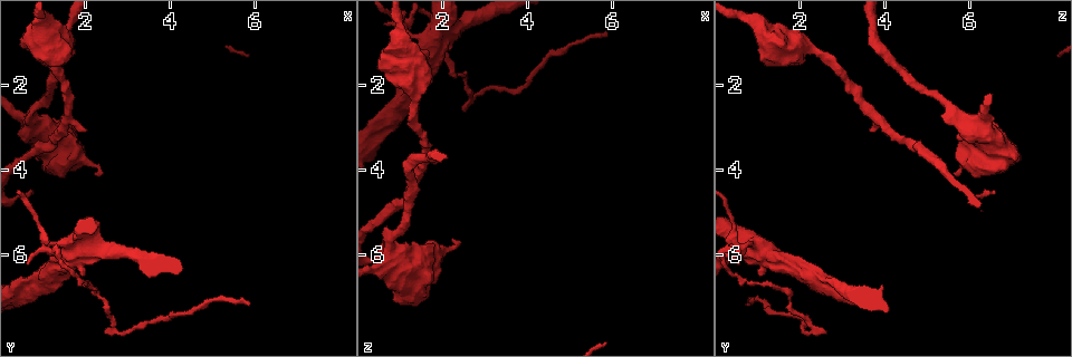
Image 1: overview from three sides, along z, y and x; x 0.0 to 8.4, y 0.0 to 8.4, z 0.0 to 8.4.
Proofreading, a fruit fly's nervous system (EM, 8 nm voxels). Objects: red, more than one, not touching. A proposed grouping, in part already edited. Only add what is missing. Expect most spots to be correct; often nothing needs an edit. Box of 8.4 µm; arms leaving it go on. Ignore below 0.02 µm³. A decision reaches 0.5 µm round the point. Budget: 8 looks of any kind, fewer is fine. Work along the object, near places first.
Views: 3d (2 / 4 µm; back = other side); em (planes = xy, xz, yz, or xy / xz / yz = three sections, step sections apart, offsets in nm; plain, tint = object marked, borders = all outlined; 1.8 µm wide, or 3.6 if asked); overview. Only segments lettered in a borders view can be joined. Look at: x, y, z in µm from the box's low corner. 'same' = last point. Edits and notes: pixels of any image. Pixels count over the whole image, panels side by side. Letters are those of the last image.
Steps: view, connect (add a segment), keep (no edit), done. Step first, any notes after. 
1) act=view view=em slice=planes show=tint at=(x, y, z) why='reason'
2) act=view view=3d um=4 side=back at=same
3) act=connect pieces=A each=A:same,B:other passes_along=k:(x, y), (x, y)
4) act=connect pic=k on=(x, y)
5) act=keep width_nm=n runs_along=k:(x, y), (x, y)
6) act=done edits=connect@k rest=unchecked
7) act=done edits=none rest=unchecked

act=view view=3d um=4 at=(2.20, 4.05, 5.65) why='free end'

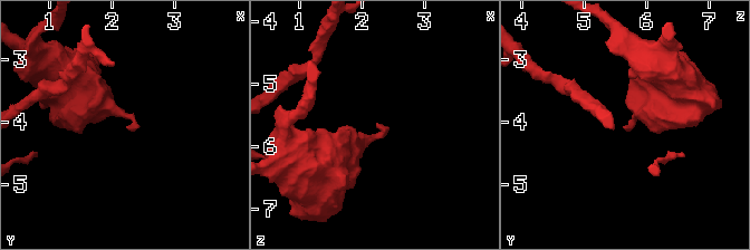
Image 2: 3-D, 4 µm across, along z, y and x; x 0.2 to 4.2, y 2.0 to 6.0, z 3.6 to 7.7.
act=view view=em slice=xy step=4 show=tint at=(2.20, 4.05, 5.65) why='need the tissue'

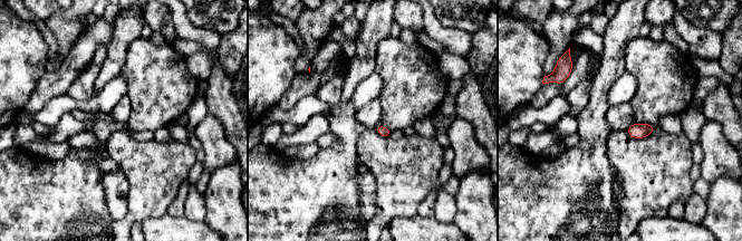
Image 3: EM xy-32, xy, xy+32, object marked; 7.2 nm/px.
act=view view=em slice=planes show=borders at=same why='another direction'

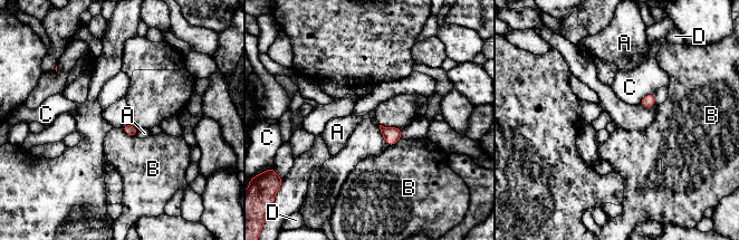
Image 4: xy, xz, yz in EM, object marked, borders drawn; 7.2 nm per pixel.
act=keep each=A:other,B:other,C:other,D:other border=4:(140, 130), (133, 136) found='no lettered segment goes on from it'

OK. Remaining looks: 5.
act=view view=3d um=2 at=(2.00, 3.05, 3.65) why='an open end'

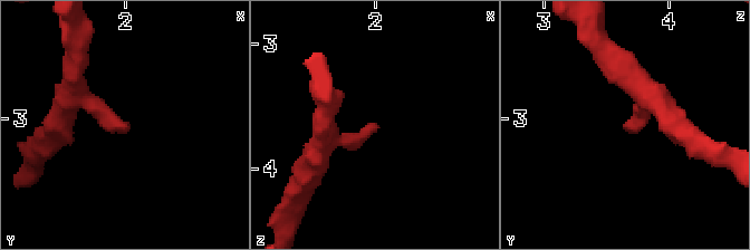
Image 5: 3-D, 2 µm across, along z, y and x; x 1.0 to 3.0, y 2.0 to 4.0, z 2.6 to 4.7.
act=view view=em slice=planes show=borders at=(2.04, 3.10, 3.68)

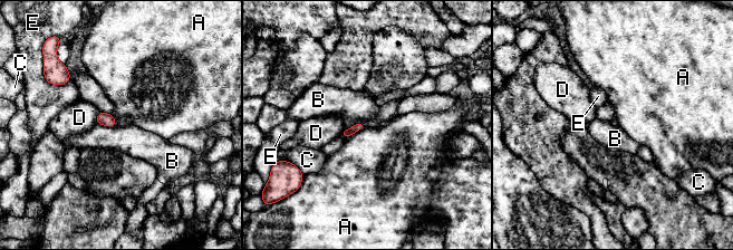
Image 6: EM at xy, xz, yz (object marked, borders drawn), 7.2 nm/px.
act=keep longest_contact=B:160nm each=A:other,B:other,C:other,D:other,E:other found='no lettered segment goes on from it'

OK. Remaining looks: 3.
act=view view=em slice=planes show=borders at=(1.15, 5.90, 0.50) why='branch point'

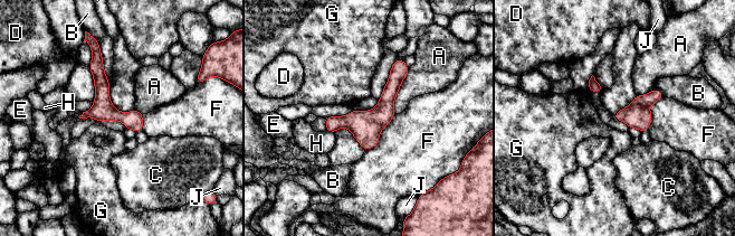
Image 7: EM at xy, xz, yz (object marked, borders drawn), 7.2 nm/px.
act=keep width_nm=160 each=A:other,B:other,C:other,D:other,E:other,F:other,G:other,H:other,J:other runs_along=7:(400, 62), (368, 122), (330, 129) found='none of them fits'

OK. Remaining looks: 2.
act=done edits=none rest=unchecked

